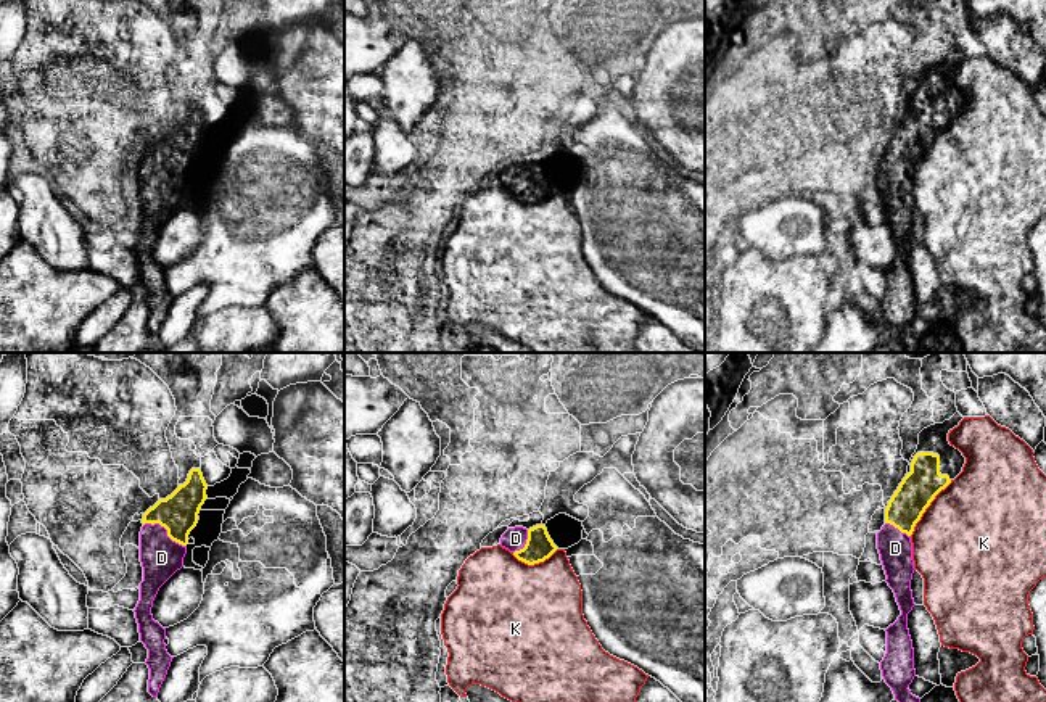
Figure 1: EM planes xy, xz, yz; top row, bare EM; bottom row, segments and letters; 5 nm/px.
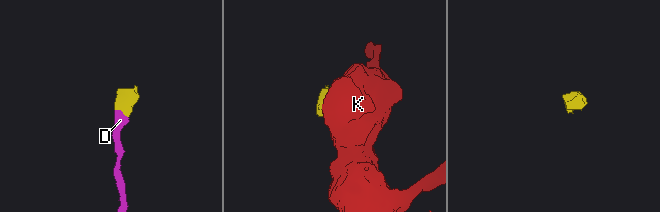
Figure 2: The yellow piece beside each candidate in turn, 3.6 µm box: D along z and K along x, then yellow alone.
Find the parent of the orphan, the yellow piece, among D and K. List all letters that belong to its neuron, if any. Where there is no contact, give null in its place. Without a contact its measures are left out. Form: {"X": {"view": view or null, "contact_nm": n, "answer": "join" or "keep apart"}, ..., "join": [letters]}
{"D": {"view": "xy", "contact_nm": 240, "answer": "join"}, "K": {"view": "yz", "contact_nm": 360, "answer": "keep apart"}, "join": ["D"]}

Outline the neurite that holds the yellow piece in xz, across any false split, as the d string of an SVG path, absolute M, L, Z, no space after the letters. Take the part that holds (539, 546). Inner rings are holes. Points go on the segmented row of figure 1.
M536 525L529 530L523 526L509 528L500 538L500 546L528 565L544 562L558 549L546 525Z

